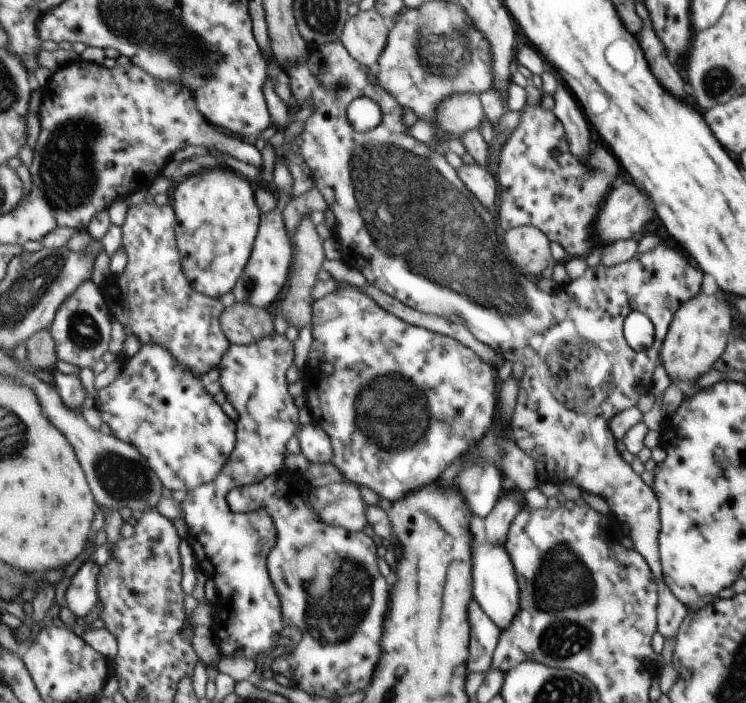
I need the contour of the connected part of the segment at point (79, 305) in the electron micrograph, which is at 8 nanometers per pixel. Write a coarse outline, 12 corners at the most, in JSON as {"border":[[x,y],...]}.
{"border":[[87,280],[50,327],[59,361],[92,368],[110,351],[112,311]]}

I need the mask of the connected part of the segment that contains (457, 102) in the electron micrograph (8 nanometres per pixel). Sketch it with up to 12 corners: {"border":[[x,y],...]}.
{"border":[[461,92],[437,106],[441,130],[460,136],[485,120],[478,96]]}

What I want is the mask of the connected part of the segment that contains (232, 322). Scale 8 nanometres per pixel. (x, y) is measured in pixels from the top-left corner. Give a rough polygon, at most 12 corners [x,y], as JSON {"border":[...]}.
{"border":[[236,302],[220,323],[233,345],[273,333],[271,309]]}

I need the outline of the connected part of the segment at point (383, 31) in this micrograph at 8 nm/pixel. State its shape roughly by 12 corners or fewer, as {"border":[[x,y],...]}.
{"border":[[373,7],[348,16],[339,42],[372,68],[385,48],[388,21]]}

